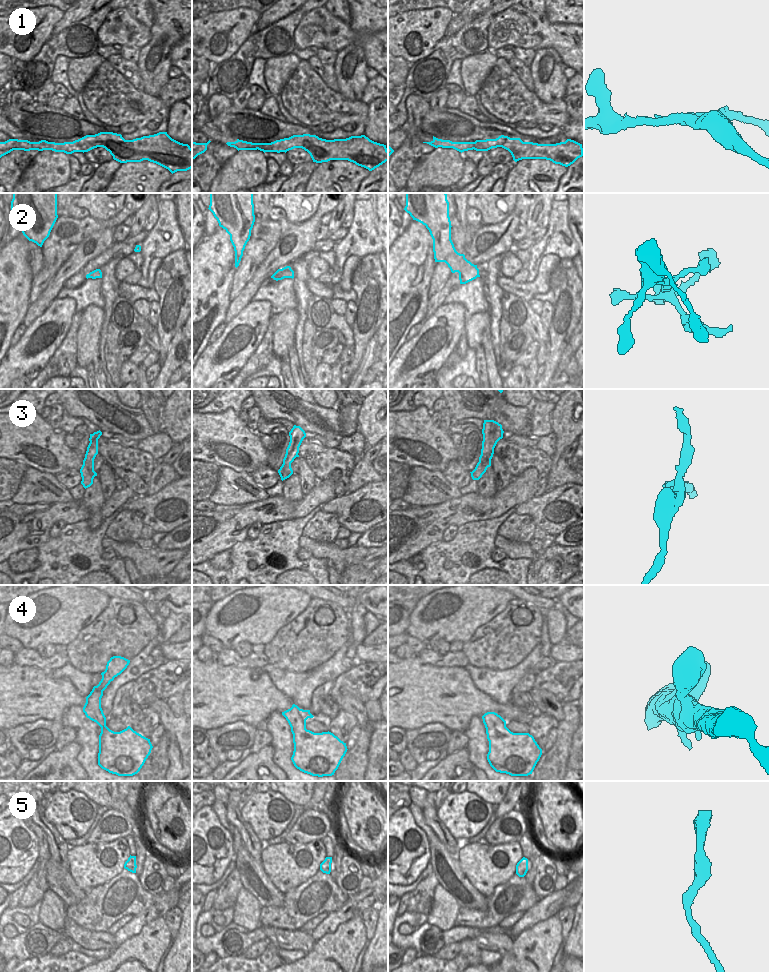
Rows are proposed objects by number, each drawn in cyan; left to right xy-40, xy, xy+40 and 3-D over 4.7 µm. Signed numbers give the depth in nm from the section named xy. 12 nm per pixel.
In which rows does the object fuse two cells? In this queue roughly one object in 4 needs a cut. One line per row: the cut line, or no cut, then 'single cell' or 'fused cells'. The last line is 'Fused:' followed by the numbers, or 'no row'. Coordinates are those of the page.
1: xy+40 (433, 138), (448, 147) | fused cells
2: no cut | single cell
3: xy+40 (479, 461), (487, 467) | fused cells
4: no cut | single cell
5: no cut | single cell
Fused: 1, 3

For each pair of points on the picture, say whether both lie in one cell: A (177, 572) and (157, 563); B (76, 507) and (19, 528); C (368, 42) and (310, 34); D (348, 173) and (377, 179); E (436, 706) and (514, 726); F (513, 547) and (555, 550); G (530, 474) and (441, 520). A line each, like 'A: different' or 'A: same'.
A: different
B: same
C: same
D: different
E: different
F: same
G: same

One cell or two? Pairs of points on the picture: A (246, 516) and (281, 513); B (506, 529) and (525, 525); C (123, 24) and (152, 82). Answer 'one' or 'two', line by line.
A: one
B: one
C: two

